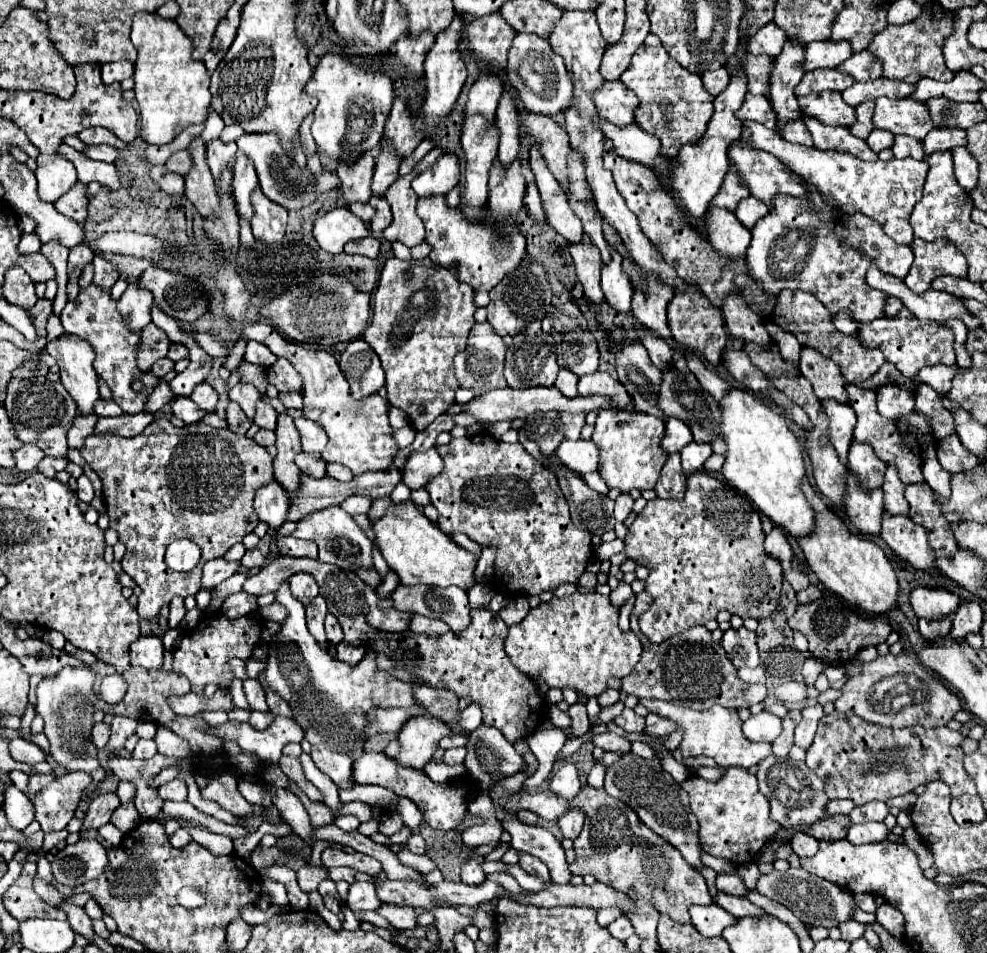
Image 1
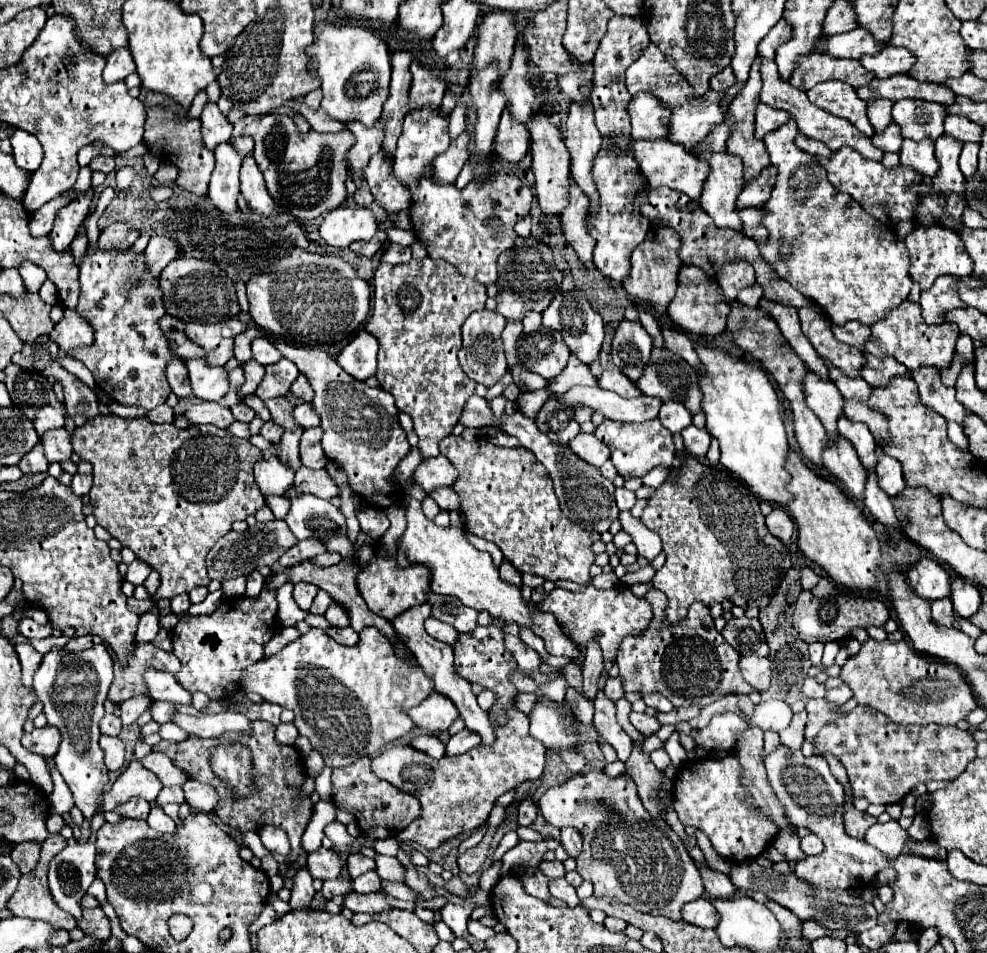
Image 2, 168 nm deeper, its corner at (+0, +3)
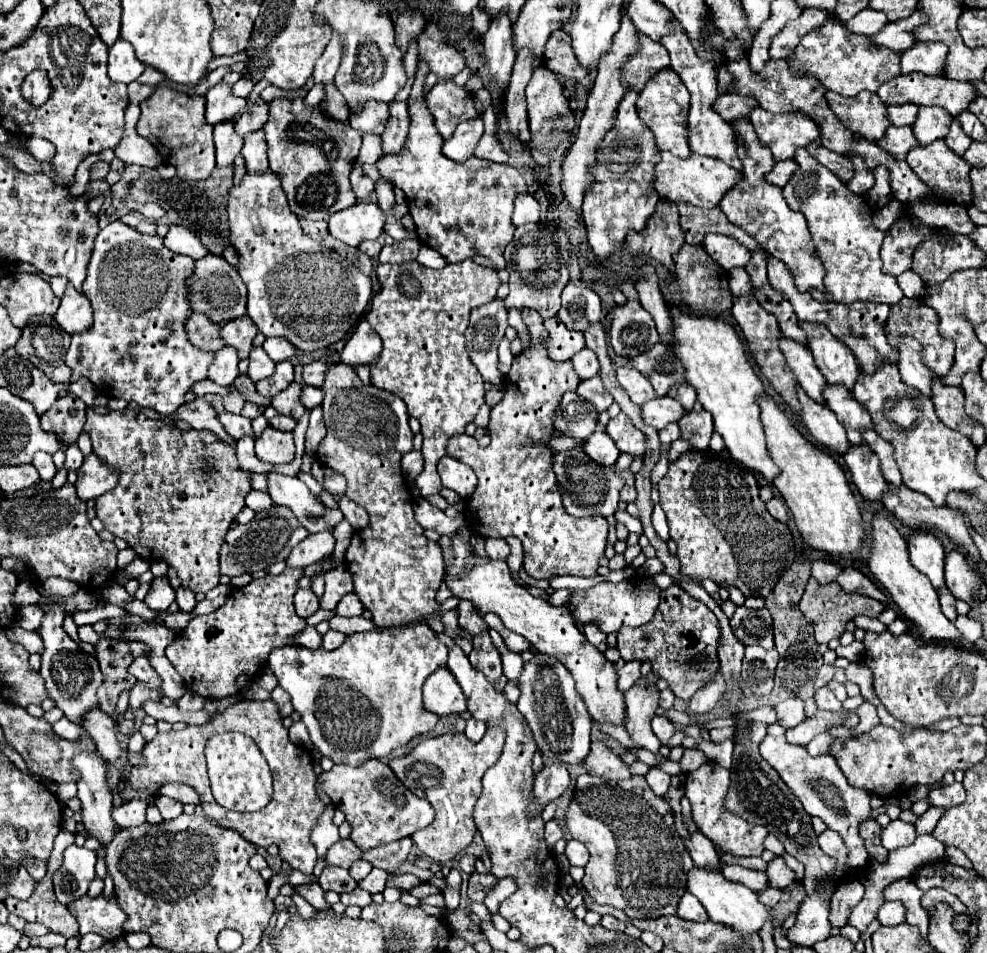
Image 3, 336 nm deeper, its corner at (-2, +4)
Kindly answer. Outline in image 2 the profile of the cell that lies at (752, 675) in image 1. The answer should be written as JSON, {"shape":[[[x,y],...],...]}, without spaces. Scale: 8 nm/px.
{"shape":[[[742,656],[740,670],[748,684],[752,684],[758,692],[766,692],[770,686],[770,660],[758,656]]]}

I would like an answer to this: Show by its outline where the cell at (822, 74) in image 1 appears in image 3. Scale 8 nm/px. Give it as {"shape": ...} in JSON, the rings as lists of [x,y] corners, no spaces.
{"shape":[[[832,17],[820,29],[808,33],[788,57],[788,61],[794,73],[812,73],[826,89],[846,97],[854,97],[860,91],[878,91],[884,81],[900,75],[900,55],[902,53],[890,53],[890,49],[870,49],[870,45],[866,45],[866,35],[850,33],[842,25],[842,21]]]}

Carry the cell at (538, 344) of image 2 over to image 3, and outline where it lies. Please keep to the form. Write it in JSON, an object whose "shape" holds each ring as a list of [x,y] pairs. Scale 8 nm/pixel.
{"shape":[[[558,317],[546,319],[544,327],[550,333],[548,353],[554,361],[568,361],[570,357],[574,357],[574,353],[586,347],[584,335],[578,331],[570,331],[566,325],[562,325],[562,321],[558,321]]]}

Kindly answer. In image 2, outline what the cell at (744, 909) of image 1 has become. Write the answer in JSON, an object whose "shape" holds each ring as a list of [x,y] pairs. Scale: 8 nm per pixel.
{"shape":[[[706,866],[700,868],[700,874],[702,874],[704,886],[706,886],[706,894],[710,898],[732,898],[736,894],[736,888],[726,874],[710,870]]]}

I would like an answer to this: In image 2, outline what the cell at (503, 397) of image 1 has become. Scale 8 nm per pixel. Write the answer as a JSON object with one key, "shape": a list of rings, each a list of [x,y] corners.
{"shape":[[[576,386],[572,390],[566,390],[564,394],[550,392],[550,398],[562,402],[564,406],[588,406],[600,414],[604,414],[610,420],[620,420],[620,422],[644,422],[652,420],[658,416],[658,410],[662,402],[658,398],[650,398],[640,394],[638,398],[622,398],[616,392],[602,390],[598,386],[594,388],[584,388]]]}

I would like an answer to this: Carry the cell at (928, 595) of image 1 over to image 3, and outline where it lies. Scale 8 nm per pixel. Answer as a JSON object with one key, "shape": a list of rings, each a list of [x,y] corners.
{"shape":[[[914,531],[908,537],[908,551],[912,565],[924,573],[938,589],[944,585],[944,547],[930,531]]]}

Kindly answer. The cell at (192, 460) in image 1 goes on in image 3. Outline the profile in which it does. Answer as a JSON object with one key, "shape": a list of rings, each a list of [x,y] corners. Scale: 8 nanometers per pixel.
{"shape":[[[126,407],[124,411],[110,411],[108,415],[86,409],[84,431],[92,439],[94,453],[108,465],[120,469],[118,487],[96,499],[98,519],[116,537],[124,539],[142,559],[166,561],[178,571],[182,587],[194,593],[208,593],[220,579],[220,545],[232,521],[244,507],[244,497],[252,491],[250,473],[238,469],[236,451],[222,443],[210,431],[180,431],[164,419],[148,419],[144,413]]]}

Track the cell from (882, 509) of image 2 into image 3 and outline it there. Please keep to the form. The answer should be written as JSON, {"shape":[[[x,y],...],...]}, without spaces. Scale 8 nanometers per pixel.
{"shape":[[[862,441],[860,445],[850,445],[844,453],[844,461],[852,473],[852,481],[864,499],[880,501],[886,489],[886,479],[880,471],[880,461],[876,453]]]}

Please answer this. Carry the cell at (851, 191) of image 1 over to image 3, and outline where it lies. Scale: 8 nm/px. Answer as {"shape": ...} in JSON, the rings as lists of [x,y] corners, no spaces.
{"shape":[[[852,157],[852,163],[854,163],[854,179],[846,185],[850,191],[854,191],[854,193],[858,193],[858,195],[864,195],[868,189],[872,189],[872,185],[874,185],[874,175],[866,169],[866,165],[864,165],[864,161],[862,161],[862,157]]]}

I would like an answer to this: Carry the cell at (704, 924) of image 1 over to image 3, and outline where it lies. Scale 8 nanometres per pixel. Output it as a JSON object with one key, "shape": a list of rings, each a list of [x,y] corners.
{"shape":[[[692,893],[682,895],[682,899],[678,903],[678,909],[676,909],[676,915],[686,919],[686,921],[708,921],[704,905]]]}

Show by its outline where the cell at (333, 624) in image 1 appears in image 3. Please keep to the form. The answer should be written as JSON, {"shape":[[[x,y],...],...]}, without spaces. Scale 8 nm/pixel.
{"shape":[[[348,593],[340,599],[338,607],[336,607],[336,613],[342,615],[342,617],[354,617],[354,615],[362,615],[364,613],[364,605],[362,601],[358,601],[358,595],[356,593]]]}

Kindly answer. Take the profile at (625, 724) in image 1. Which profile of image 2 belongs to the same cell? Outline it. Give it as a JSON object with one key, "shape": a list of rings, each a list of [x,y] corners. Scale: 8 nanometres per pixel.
{"shape":[[[630,712],[630,722],[636,730],[640,730],[644,736],[654,734],[660,728],[660,722],[654,716],[648,714],[640,714],[640,712]]]}

